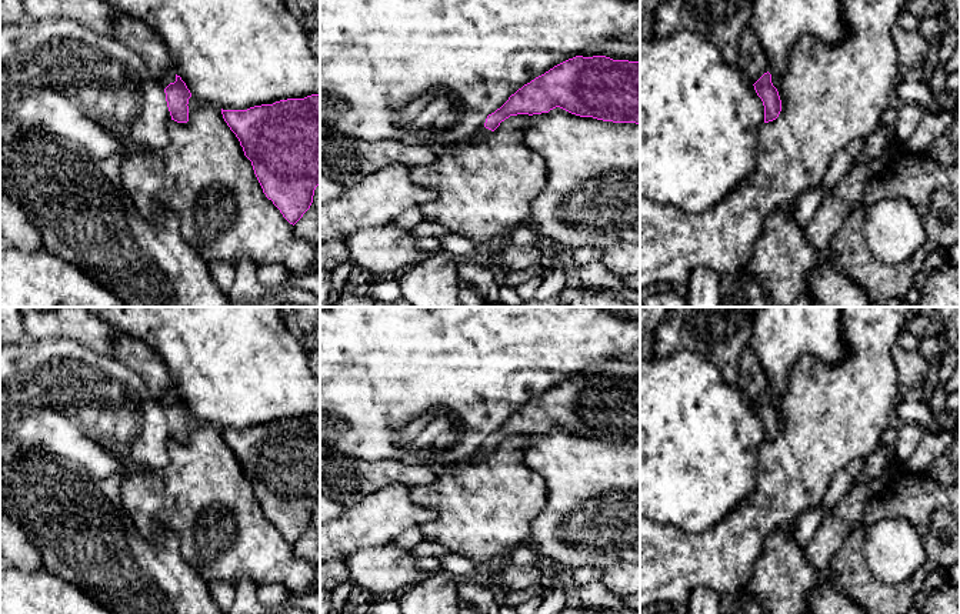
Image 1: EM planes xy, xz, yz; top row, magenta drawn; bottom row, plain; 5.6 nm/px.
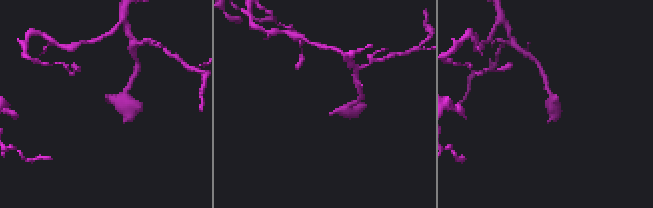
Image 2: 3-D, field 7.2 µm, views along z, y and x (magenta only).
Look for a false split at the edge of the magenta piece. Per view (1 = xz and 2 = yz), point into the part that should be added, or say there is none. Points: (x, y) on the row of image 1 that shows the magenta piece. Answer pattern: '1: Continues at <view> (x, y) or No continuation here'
1: Continues at xz (483, 132)
2: Continues at yz (776, 79)

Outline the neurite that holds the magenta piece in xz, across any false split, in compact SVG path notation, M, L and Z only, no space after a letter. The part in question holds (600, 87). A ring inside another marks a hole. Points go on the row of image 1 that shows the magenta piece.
M569 59L511 94L469 140L477 143L490 136L510 116L541 114L556 107L580 117L640 124L640 61Z

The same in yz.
M769 71L753 84L764 106L764 123L776 120L781 111L780 84L781 74L770 74Z

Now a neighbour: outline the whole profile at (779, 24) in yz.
M754 0L751 29L769 60L770 74L784 74L793 46L803 36L836 46L847 33L843 0Z

